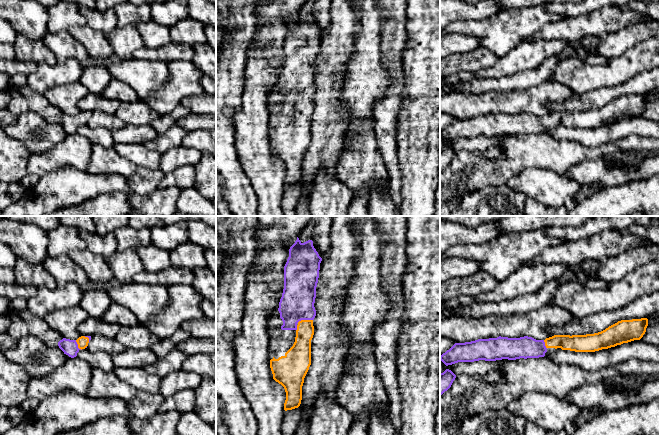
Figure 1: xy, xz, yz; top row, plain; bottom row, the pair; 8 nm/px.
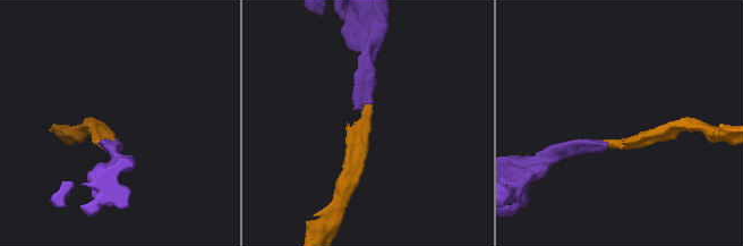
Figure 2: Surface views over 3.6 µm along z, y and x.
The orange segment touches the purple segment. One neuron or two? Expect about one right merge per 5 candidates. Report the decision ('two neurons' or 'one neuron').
one neuron

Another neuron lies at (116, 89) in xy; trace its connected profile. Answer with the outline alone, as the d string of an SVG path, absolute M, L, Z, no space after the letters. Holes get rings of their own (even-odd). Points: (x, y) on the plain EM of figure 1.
M112 78L107 87L101 93L106 99L117 99L121 102L134 103L139 101L136 91L127 83Z

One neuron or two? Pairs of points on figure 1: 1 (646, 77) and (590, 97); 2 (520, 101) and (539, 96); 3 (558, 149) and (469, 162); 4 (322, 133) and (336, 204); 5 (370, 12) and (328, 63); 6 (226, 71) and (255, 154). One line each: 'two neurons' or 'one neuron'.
1: one neuron
2: one neuron
3: one neuron
4: two neurons
5: two neurons
6: two neurons

